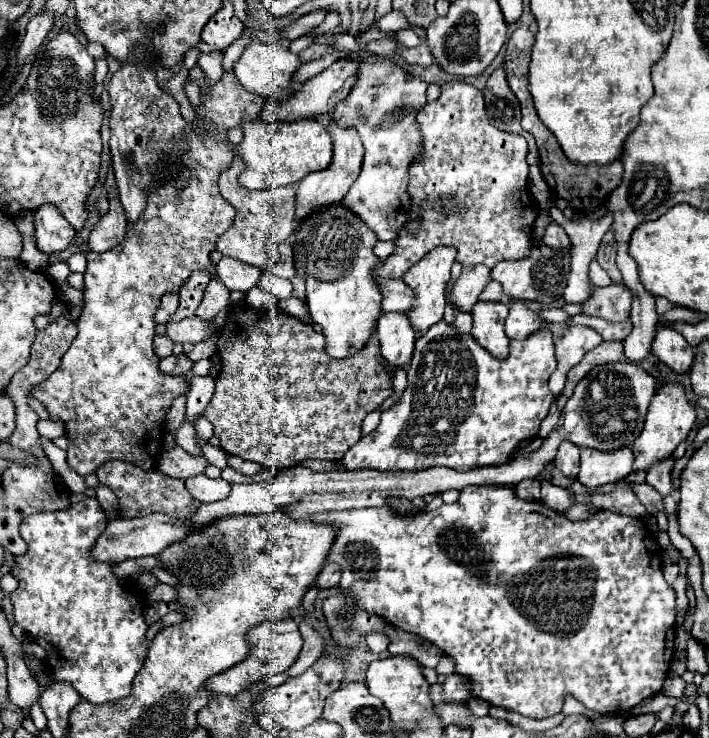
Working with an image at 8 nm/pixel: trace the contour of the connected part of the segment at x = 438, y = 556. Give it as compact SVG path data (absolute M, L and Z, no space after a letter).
M493 485L493 487L465 487L459 495L459 501L453 503L453 505L443 505L435 511L419 511L419 513L397 513L397 511L391 511L389 507L379 507L379 509L353 509L353 511L327 511L327 513L321 513L321 523L327 523L331 527L337 529L337 535L335 535L335 541L331 545L331 551L327 555L327 561L329 563L335 563L339 565L341 569L341 581L339 581L339 591L343 591L345 597L353 597L355 599L355 607L365 611L365 613L371 613L371 615L379 615L383 619L387 619L389 623L393 623L395 627L403 629L403 631L409 631L409 633L415 633L423 639L427 639L429 643L433 643L435 647L441 649L443 655L451 657L455 661L455 673L467 677L471 681L471 693L479 699L485 699L489 705L495 705L495 707L503 707L503 709L509 709L509 711L517 711L525 717L531 717L531 719L545 719L545 717L551 717L555 713L561 713L561 707L563 707L563 701L565 701L565 693L571 693L577 701L581 701L587 709L595 711L595 713L617 713L617 711L631 711L635 705L639 705L643 699L647 697L653 697L657 695L661 689L663 689L663 681L665 681L665 675L669 673L669 665L673 661L673 655L675 655L675 647L673 647L673 637L675 637L675 629L673 629L673 623L675 623L675 615L677 615L677 607L675 607L675 591L673 587L663 579L663 573L661 573L661 547L657 545L657 541L651 537L651 533L647 531L645 523L639 519L639 517L629 517L629 515L621 515L621 513L611 513L611 511L599 511L595 513L591 519L587 521L571 521L567 519L565 515L561 513L555 513L552 509L547 507L541 501L527 501L515 497L513 489L511 487L501 487L501 485Z

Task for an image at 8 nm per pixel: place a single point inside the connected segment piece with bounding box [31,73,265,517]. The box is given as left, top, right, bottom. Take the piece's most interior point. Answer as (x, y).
(116, 410)

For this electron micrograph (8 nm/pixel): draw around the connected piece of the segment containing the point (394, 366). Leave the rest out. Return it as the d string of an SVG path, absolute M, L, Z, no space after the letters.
M383 313L379 317L377 337L381 343L381 357L391 371L407 369L415 349L415 331L407 323L405 313Z

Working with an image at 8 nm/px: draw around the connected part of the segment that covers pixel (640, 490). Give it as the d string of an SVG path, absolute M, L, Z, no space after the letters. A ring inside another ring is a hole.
M641 483L641 485L633 485L633 491L637 495L637 499L647 507L647 513L657 513L657 511L665 511L663 507L663 497L659 495L659 491L655 491L651 485Z

